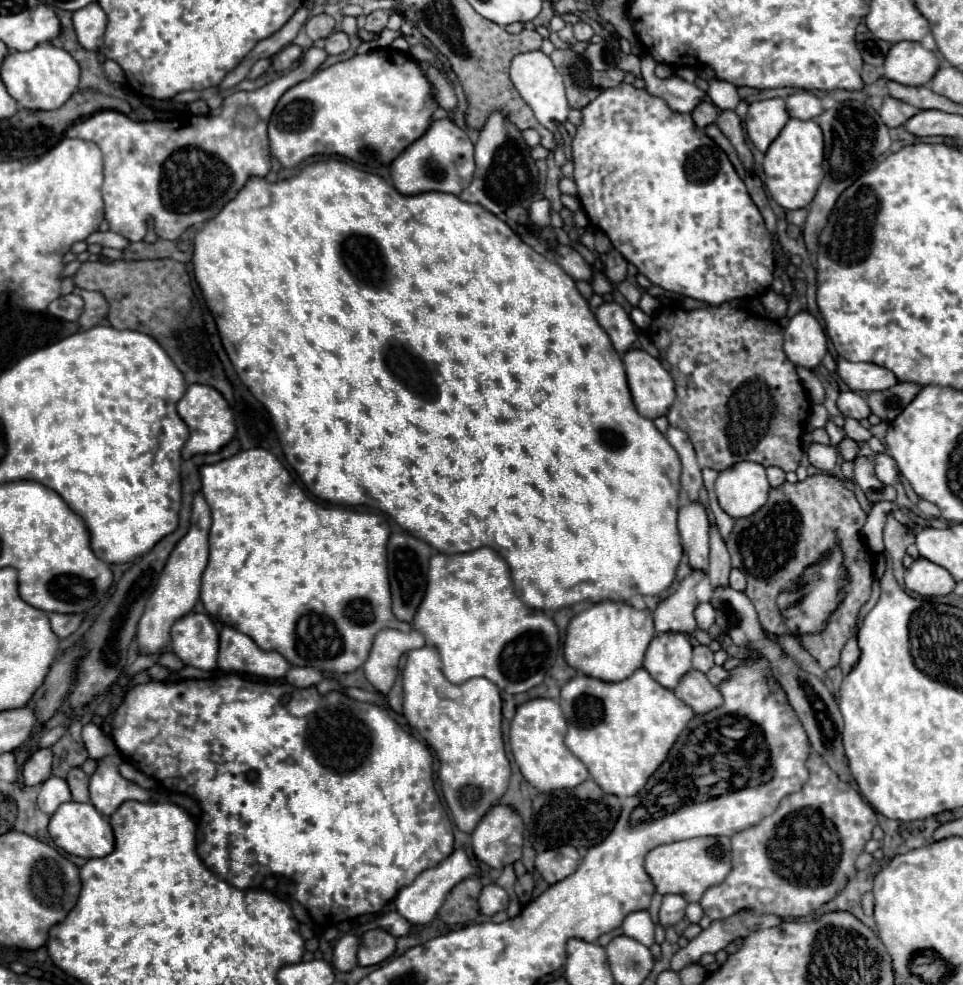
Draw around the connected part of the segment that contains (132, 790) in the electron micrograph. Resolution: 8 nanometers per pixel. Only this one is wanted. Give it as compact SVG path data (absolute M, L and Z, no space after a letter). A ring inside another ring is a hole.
M108 754L98 760L96 772L90 776L90 802L100 814L110 818L122 802L140 800L148 802L152 792L120 776L118 766L122 764L120 754Z

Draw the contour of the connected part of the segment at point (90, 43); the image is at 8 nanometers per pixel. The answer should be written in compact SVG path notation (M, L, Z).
M92 2L80 10L74 12L74 30L78 34L80 44L86 50L100 50L104 44L104 32L106 32L106 14L100 8L98 2Z

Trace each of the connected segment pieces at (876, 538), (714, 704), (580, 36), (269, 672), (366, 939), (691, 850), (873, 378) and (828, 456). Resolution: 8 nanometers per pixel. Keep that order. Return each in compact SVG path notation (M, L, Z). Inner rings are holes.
M888 501L877 502L873 505L871 512L867 516L867 521L863 527L863 536L868 541L870 550L874 553L881 553L885 550L882 530L886 523L886 518L895 504Z
M690 670L674 688L674 694L682 702L686 702L696 714L710 712L718 708L718 704L722 704L722 694L718 692L718 688L712 686L708 678L698 670Z
M578 22L578 24L574 24L574 36L576 36L576 40L588 42L594 36L594 30L586 22Z
M232 626L220 630L218 668L224 672L246 674L254 678L278 680L290 670L288 660L276 650L260 650L256 642Z
M382 928L368 930L368 932L362 936L362 942L360 942L358 964L360 964L360 966L380 964L380 962L386 960L388 956L392 956L394 950L396 950L396 938L394 938L390 932L382 930Z
M690 838L672 844L662 844L648 852L646 856L646 872L654 880L656 892L660 894L680 894L686 896L688 902L698 902L702 894L710 888L720 884L728 872L732 870L732 852L730 852L730 838Z
M838 358L838 374L850 386L850 390L872 392L872 390L886 390L898 384L898 378L888 368L866 362L854 364L844 358Z
M810 444L808 458L810 458L810 464L822 472L832 472L832 468L836 466L836 460L838 460L836 448L826 446L826 444Z

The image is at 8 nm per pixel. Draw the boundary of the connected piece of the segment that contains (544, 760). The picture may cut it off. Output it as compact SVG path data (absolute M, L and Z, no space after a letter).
M534 698L516 708L510 724L510 748L522 776L540 792L574 788L588 778L586 766L566 748L566 718L556 700Z

